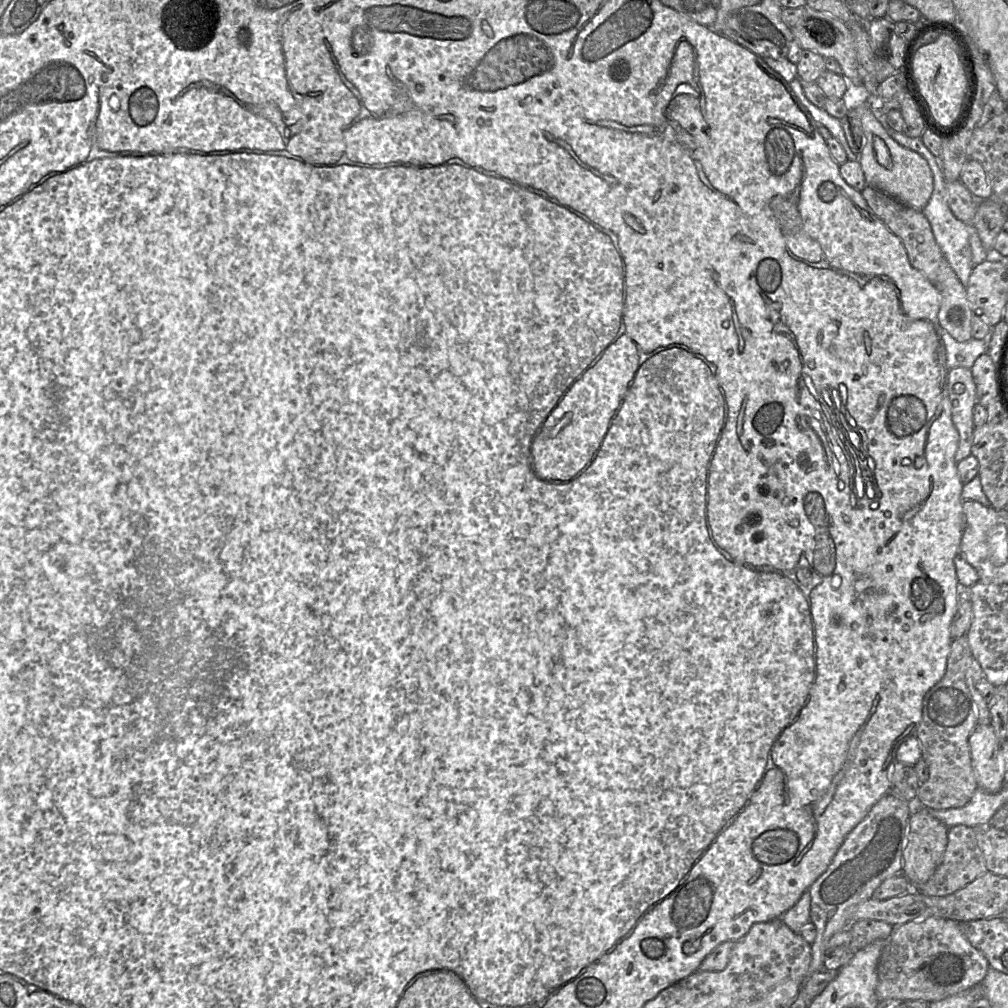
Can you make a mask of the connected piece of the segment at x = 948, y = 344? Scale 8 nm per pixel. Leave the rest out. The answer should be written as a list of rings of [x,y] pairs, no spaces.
[[[942,331],[948,368],[964,367],[971,369],[976,359],[988,351],[989,338],[971,338],[965,342],[956,341],[946,331]]]

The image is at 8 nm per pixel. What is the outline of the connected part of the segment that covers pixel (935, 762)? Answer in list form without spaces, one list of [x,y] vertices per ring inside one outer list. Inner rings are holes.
[[[967,635],[952,640],[943,678],[923,697],[922,718],[915,736],[920,742],[921,755],[927,763],[929,777],[917,790],[914,808],[960,808],[969,802],[977,789],[968,742],[969,736],[978,725],[976,705],[965,678],[971,659]]]

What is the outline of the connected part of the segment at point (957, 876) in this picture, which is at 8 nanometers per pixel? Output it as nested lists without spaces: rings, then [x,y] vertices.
[[[955,825],[948,829],[947,845],[942,862],[926,883],[913,888],[926,896],[947,896],[965,887],[987,871],[974,827]]]

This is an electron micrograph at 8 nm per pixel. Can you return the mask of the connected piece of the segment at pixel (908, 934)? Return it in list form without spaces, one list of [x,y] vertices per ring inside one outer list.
[[[928,917],[894,926],[878,964],[876,995],[880,1000],[939,1001],[982,983],[989,962],[962,933],[955,920]]]

